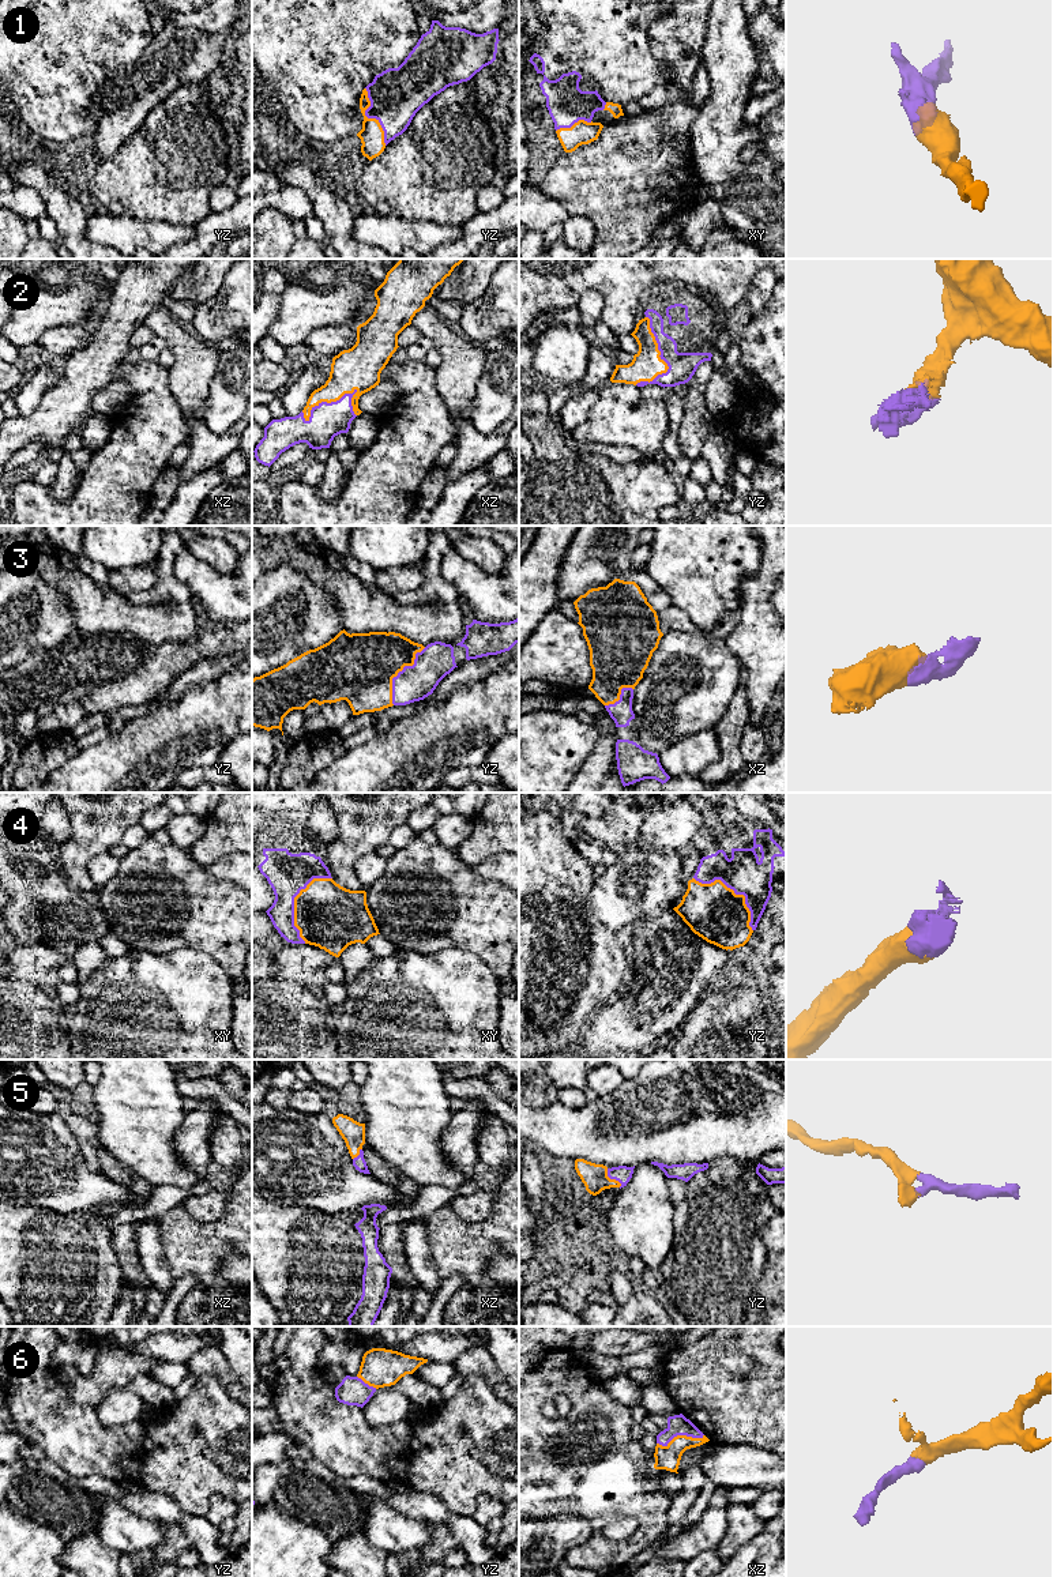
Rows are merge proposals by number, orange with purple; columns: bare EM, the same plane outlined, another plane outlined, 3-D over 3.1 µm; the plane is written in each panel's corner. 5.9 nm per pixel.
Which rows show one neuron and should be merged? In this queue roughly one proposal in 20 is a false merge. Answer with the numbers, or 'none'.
1, 2, 3, 4, 5, 6

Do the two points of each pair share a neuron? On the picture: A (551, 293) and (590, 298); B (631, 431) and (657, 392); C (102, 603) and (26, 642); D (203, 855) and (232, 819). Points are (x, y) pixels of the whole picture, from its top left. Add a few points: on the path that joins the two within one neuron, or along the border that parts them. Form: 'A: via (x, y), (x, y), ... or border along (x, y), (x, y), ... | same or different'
A: border along (590, 288), (595, 288), (602, 296), (601, 319) | different
B: border along (639, 387), (646, 399), (664, 401) | different
C: border along (56, 591), (61, 593), (72, 605), (76, 628) | different
D: via (213, 846), (230, 828) | same

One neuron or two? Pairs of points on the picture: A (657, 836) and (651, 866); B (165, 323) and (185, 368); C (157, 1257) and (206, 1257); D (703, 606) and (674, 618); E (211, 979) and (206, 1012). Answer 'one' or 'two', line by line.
A: two
B: one
C: two
D: two
E: one

